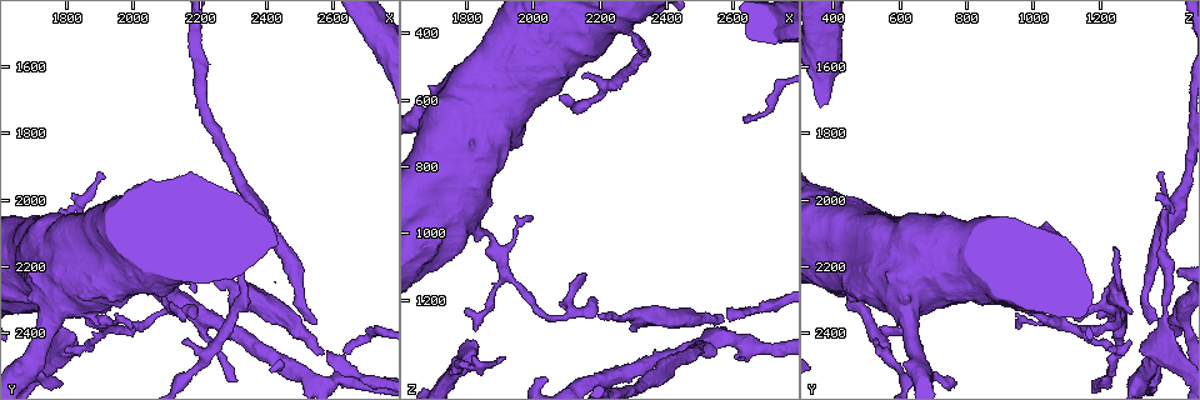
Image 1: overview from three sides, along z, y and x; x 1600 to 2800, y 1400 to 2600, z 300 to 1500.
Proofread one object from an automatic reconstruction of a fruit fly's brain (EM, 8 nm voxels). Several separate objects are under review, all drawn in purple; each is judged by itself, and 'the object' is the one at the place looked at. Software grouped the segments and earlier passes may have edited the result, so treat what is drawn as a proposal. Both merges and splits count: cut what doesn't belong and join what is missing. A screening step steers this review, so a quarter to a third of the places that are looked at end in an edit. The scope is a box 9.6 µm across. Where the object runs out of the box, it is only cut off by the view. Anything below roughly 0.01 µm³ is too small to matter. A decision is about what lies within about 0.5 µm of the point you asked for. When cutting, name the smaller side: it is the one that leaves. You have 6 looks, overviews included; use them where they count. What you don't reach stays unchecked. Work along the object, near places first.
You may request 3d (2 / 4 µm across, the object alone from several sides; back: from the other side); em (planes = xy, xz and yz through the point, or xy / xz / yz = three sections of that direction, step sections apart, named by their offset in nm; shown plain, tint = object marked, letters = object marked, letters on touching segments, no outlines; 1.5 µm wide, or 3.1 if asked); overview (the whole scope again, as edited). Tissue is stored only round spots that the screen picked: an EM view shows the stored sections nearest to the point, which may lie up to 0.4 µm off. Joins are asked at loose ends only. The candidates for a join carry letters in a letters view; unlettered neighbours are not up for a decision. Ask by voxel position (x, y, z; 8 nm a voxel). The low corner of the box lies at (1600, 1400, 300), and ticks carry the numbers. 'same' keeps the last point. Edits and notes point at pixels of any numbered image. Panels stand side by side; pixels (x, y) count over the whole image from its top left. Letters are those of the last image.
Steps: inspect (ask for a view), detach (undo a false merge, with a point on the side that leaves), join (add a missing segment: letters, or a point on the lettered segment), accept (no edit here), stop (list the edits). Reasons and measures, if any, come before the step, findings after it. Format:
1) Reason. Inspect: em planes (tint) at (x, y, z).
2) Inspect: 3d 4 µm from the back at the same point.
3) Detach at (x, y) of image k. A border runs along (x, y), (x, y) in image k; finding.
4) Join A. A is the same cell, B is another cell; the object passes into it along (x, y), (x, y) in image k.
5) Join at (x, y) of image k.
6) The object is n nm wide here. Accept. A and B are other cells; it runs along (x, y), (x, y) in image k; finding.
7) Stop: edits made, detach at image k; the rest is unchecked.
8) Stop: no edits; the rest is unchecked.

A narrow waist. Inspect: 3d 2 µm at (1830, 2010, 1400).

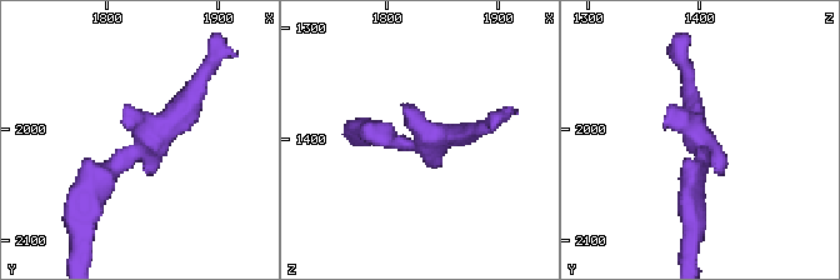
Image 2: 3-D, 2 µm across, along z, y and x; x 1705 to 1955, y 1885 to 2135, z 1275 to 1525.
Inspect: em xy step 8 (tint) at (1824, 2016, 1400).

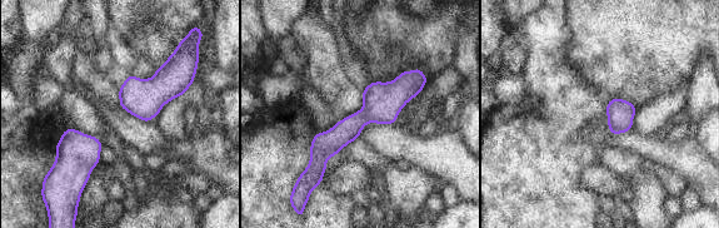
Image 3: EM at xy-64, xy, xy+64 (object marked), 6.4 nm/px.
See the neighbours. Inspect: em xy step 8 (letters) at the same point.

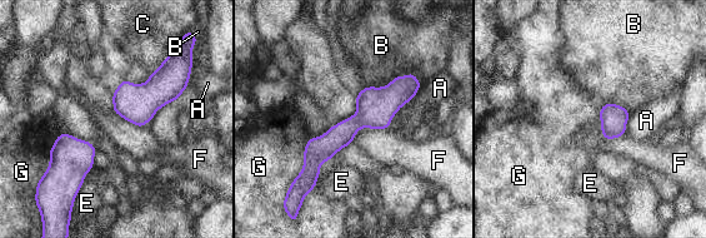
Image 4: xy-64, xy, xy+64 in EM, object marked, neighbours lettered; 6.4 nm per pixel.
Accept. A, B, C, E, F and G are other cells; it runs along (416, 83), (339, 135), (311, 181) in image 4; continuous, no second cell.

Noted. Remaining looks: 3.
An open end. Inspect: 3d 2 µm at (2140, 2430, 530).

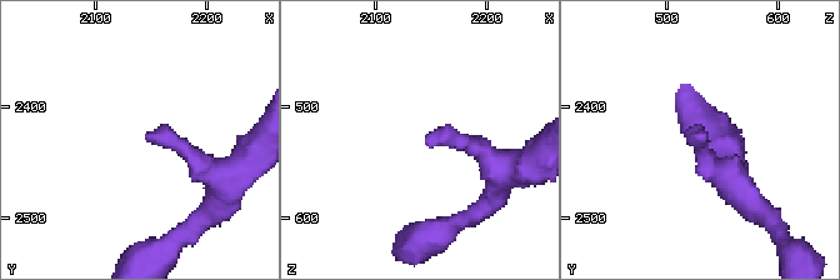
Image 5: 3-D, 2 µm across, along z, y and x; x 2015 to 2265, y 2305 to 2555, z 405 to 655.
Need the tissue. Inspect: em planes (letters) at (2142, 2428, 530).

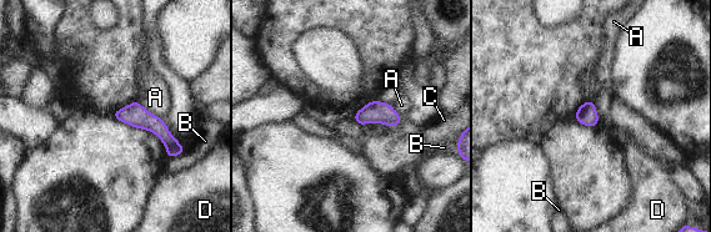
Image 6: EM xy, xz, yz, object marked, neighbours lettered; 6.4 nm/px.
Accept. A, B, C and D are other cells; a border runs along (136, 100), (150, 112), (163, 119) in image 6; no lettered segment goes on from it.

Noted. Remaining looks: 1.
Stop: no edits; the rest is unchecked.

